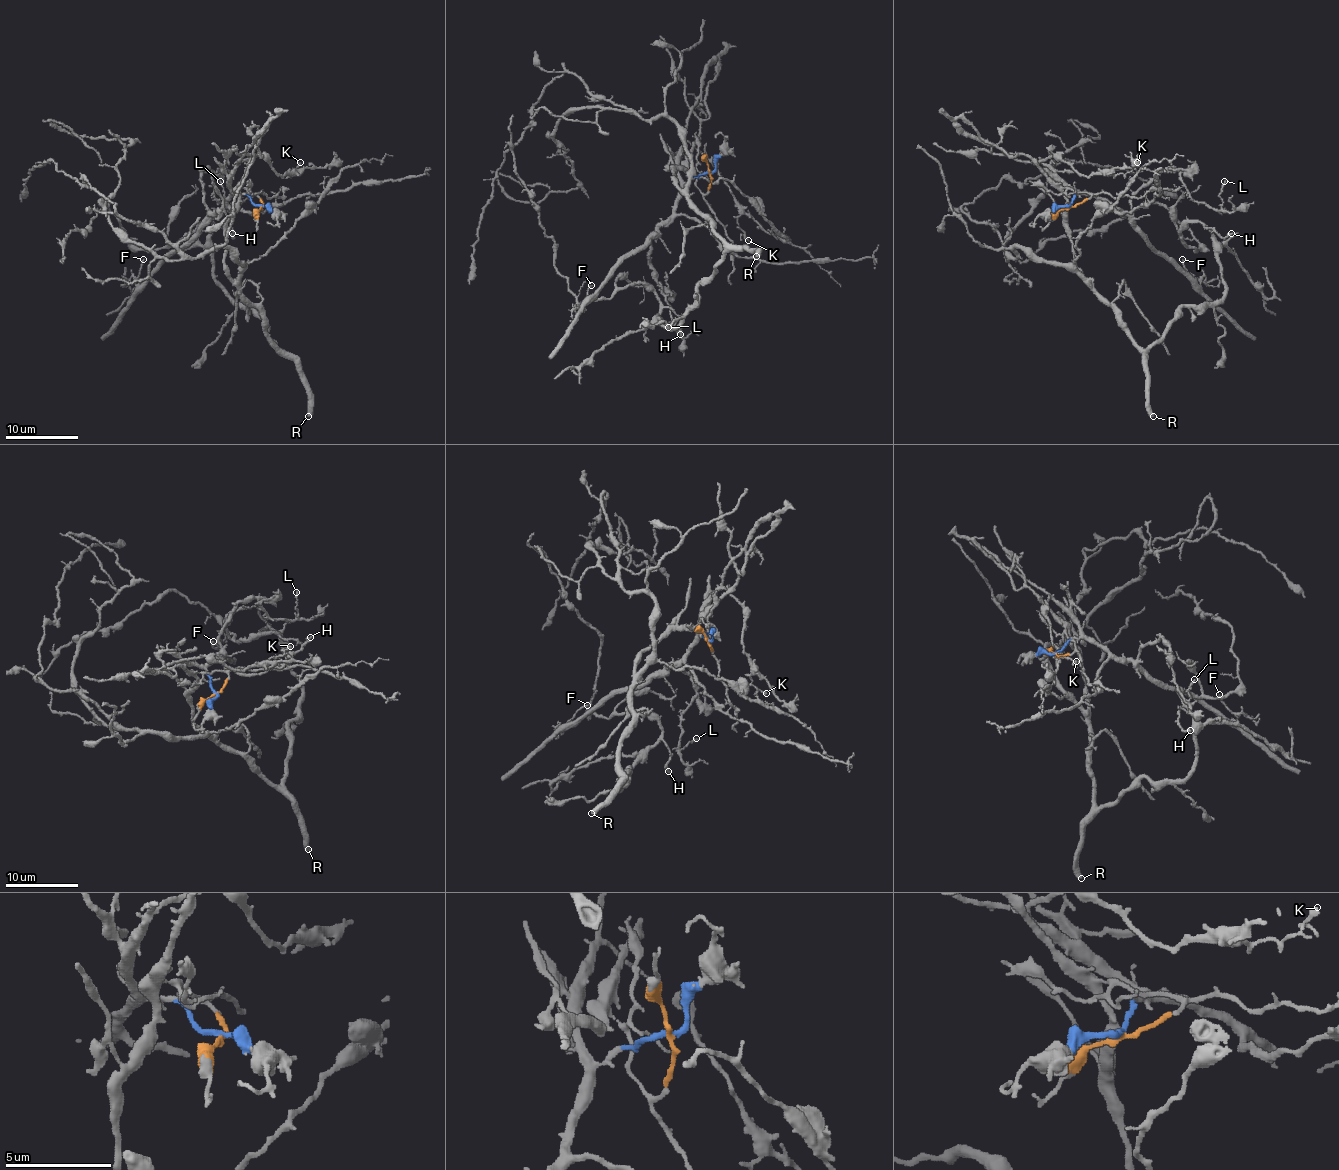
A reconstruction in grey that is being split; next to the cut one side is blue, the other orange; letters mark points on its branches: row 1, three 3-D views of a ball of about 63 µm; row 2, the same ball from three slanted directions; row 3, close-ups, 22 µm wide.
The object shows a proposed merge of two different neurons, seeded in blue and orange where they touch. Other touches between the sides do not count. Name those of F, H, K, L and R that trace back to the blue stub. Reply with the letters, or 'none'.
F, K, L

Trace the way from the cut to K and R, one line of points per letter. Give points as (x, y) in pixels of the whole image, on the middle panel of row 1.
K: (710, 171), (683, 180), (679, 150), (688, 142), (708, 159), (728, 186), (739, 210), (737, 222), (748, 240)
R: (710, 171), (710, 188), (703, 193), (688, 166), (675, 170), (672, 179), (728, 244), (753, 250), (755, 257)

